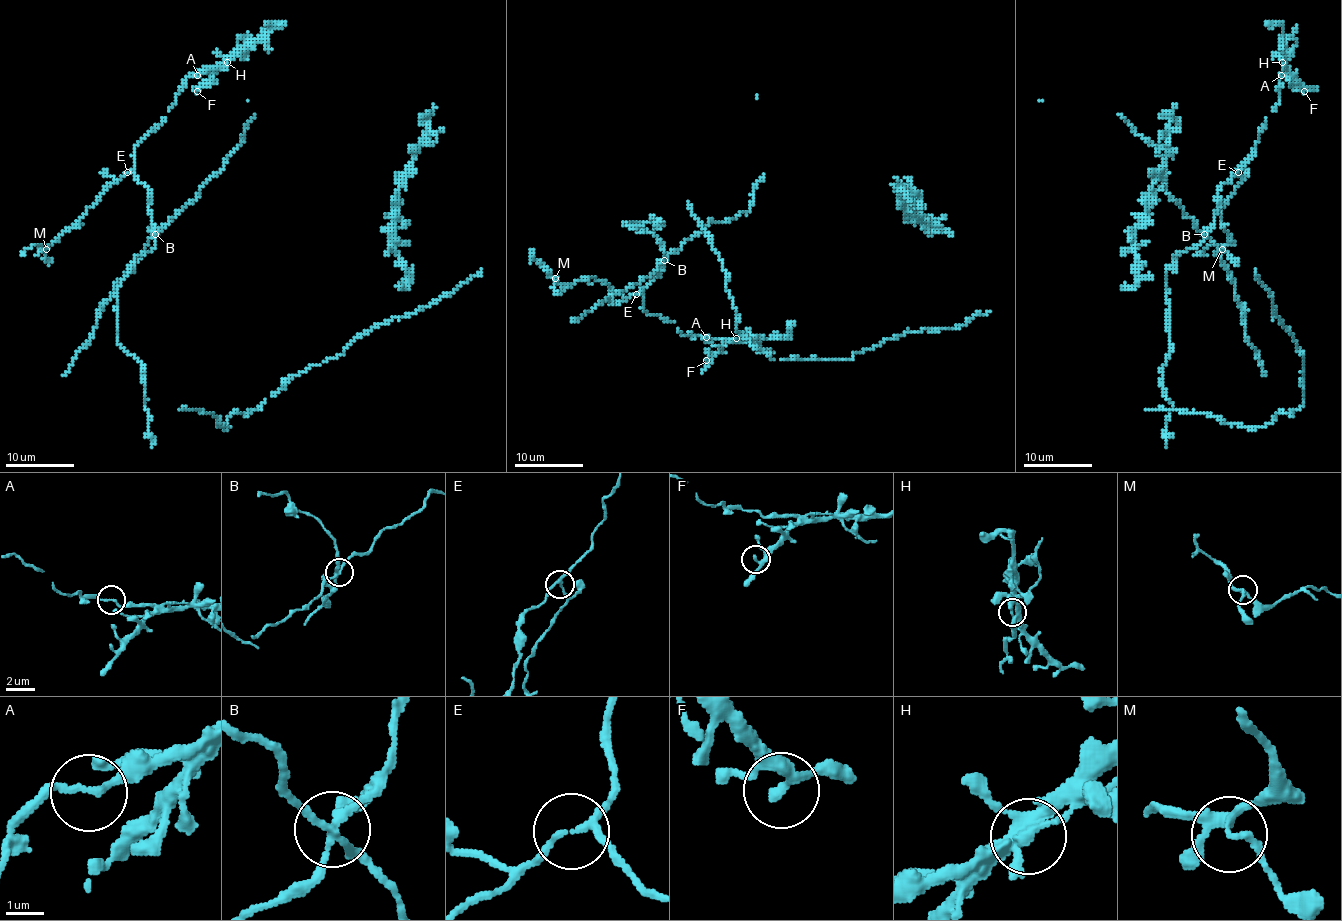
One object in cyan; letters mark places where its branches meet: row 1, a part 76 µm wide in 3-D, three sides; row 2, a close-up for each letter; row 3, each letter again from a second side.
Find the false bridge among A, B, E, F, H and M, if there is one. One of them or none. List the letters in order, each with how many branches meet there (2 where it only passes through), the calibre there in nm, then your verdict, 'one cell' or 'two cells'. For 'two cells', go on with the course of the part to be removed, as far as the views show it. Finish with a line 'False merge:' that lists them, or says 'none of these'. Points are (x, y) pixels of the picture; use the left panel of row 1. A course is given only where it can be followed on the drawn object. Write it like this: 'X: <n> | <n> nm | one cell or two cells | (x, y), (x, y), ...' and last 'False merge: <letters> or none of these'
A: 3 | 130 nm | one cell
B: 4 | 190 nm | two cells | (156, 234), (147, 241), (139, 259), (116, 283), (113, 295), (99, 311), (91, 340), (79, 350), (65, 376)
E: 3 | 150 nm | one cell
F: 2 | 220 nm | one cell
H: 4 | 200 nm | one cell
M: 4 | 200 nm | one cell
False merge: B

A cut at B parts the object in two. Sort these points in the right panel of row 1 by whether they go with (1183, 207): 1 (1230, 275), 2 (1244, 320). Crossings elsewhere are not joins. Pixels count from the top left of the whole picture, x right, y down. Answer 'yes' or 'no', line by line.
1: yes
2: yes

